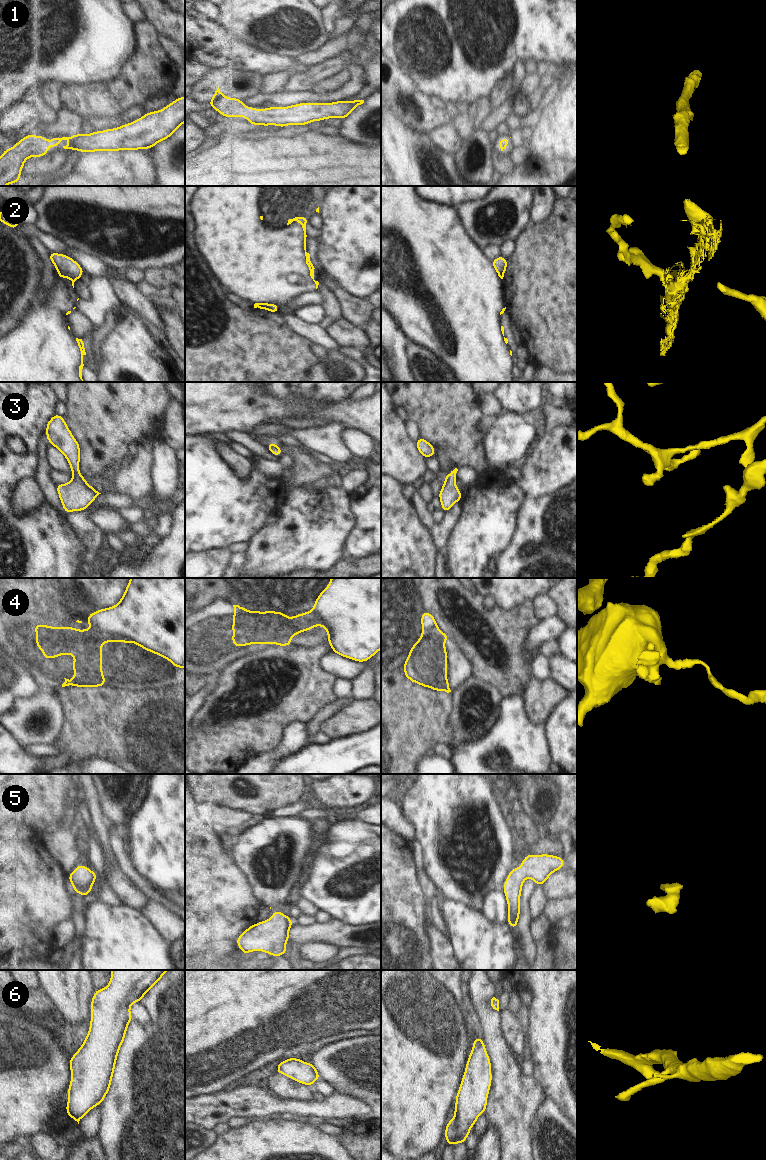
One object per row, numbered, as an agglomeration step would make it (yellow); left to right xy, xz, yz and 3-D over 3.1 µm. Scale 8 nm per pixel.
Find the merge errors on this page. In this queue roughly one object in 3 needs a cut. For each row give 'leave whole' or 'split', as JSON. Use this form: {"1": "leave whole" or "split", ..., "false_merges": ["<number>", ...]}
{"1": "leave whole", "2": "split", "3": "leave whole", "4": "split", "5": "leave whole", "6": "leave whole", "false_merges": ["2", "4"]}

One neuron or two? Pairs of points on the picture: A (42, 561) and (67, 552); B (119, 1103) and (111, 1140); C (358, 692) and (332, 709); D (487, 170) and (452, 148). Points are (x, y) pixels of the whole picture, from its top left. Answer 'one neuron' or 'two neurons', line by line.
A: one neuron
B: one neuron
C: two neurons
D: two neurons

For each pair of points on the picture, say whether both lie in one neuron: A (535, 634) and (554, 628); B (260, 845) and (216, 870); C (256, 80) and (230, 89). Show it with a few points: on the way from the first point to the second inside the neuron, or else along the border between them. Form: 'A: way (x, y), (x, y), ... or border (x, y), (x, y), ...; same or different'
A: way (540, 633), (549, 628); same
B: border (229, 843), (234, 862), (248, 878); different
C: way (250, 86), (245, 90), (236, 89); same

